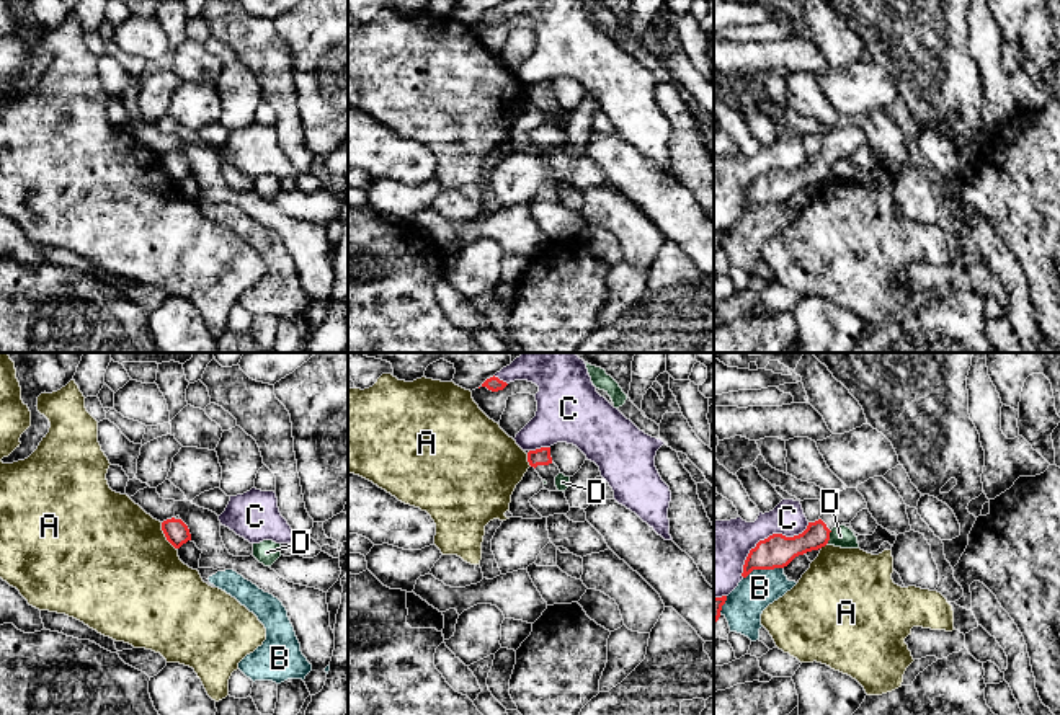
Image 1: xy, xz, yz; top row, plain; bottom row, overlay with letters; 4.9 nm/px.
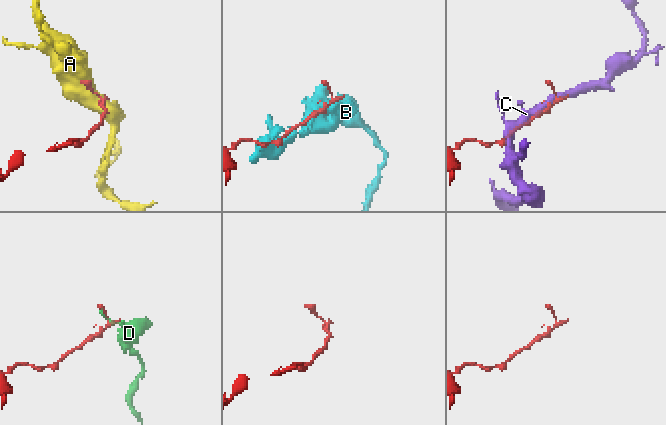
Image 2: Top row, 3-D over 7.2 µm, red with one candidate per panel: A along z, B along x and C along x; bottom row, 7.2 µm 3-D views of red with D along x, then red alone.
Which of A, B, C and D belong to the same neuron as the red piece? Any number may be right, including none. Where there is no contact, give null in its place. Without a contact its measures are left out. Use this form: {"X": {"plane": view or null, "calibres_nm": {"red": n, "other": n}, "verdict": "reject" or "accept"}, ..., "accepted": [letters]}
{"A": {"plane": "xy", "calibres_nm": {"red": 120, "other": 500}, "verdict": "reject"}, "B": {"plane": "yz", "calibres_nm": {"red": 160, "other": 190}, "verdict": "reject"}, "C": {"plane": "yz", "calibres_nm": {"red": 160, "other": 280}, "verdict": "reject"}, "D": {"plane": "yz", "calibres_nm": {"red": 160, "other": 110}, "verdict": "reject"}, "accepted": []}

